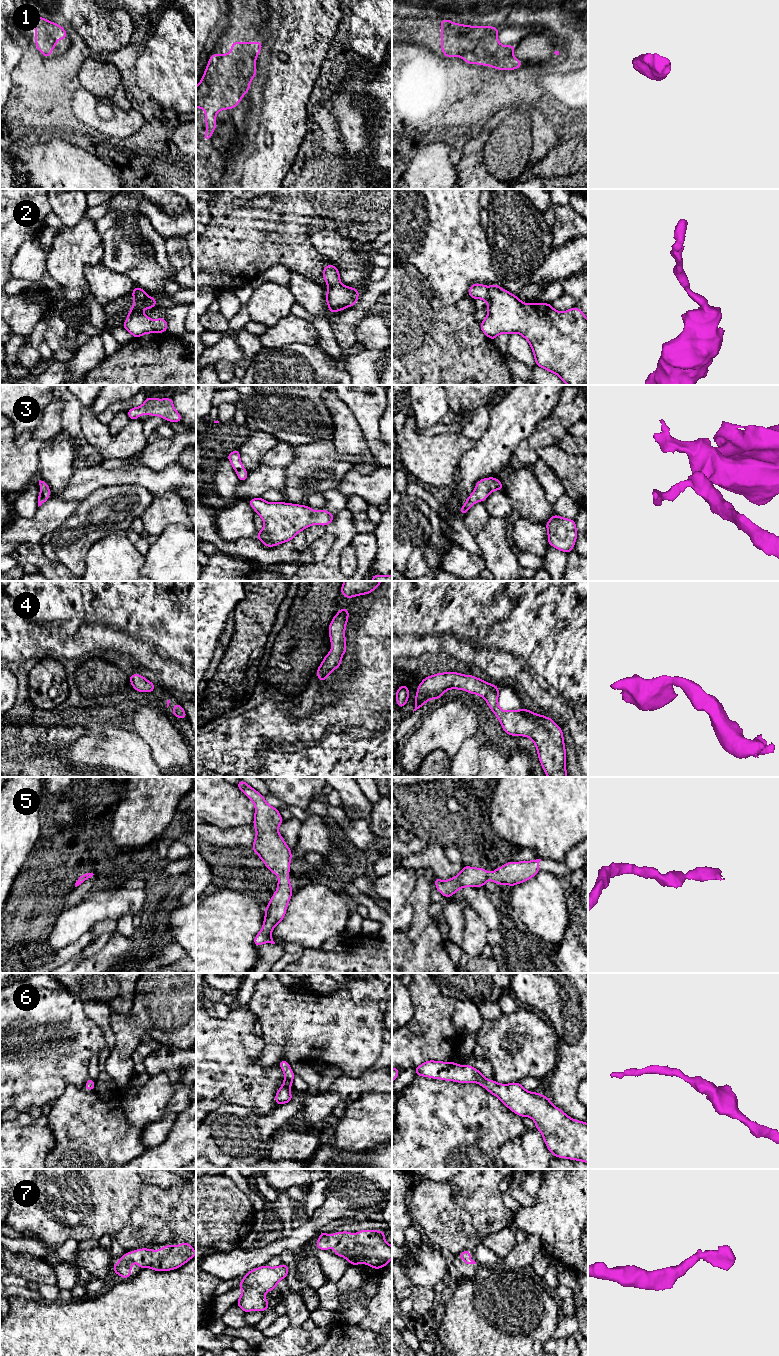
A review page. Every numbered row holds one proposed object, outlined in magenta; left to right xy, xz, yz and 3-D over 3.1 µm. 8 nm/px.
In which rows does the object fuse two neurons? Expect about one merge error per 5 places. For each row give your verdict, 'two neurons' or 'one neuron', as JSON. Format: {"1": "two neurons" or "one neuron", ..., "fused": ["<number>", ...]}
{"1": "one neuron", "2": "one neuron", "3": "one neuron", "4": "one neuron", "5": "one neuron", "6": "one neuron", "7": "one neuron", "fused": []}

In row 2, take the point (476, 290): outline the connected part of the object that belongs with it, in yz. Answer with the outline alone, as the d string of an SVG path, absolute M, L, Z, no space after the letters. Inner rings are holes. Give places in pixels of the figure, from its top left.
M497 283L490 287L472 284L468 296L487 302L488 314L480 323L480 328L488 338L494 340L500 333L518 333L530 343L537 366L558 375L567 385L588 385L588 319L578 307L558 312L548 303L525 304L517 296L500 288Z

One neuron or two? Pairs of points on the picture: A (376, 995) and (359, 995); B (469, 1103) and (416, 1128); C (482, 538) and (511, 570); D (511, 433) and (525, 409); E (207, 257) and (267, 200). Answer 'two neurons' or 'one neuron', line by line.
A: one neuron
B: one neuron
C: one neuron
D: one neuron
E: two neurons

